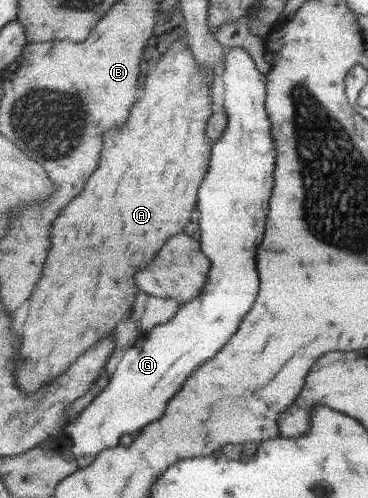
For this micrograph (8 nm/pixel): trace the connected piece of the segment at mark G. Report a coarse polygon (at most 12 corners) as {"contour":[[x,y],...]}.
{"contour":[[222,60],[199,189],[203,293],[141,332],[63,438],[80,468],[158,421],[260,292],[277,150],[268,78]]}

